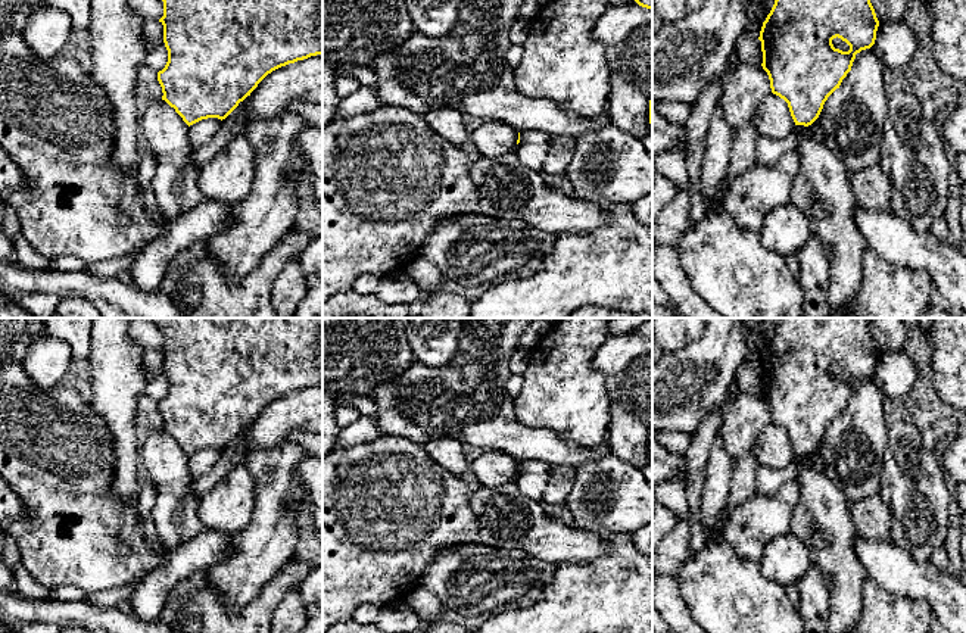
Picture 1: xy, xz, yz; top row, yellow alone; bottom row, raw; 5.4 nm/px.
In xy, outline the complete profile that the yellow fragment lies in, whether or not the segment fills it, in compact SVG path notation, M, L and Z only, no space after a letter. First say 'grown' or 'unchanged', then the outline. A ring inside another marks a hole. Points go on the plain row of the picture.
unchanged; M149 318L163 331L163 346L159 352L163 355L163 372L168 380L168 392L158 402L158 411L162 417L162 430L165 430L183 450L190 456L202 449L225 449L240 431L243 431L258 417L258 414L272 400L322 384L322 318L233 318L227 325L218 325L211 318Z

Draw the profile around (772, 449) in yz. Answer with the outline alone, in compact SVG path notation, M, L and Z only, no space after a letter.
M770 422L757 436L754 455L760 467L783 468L795 459L788 433Z

